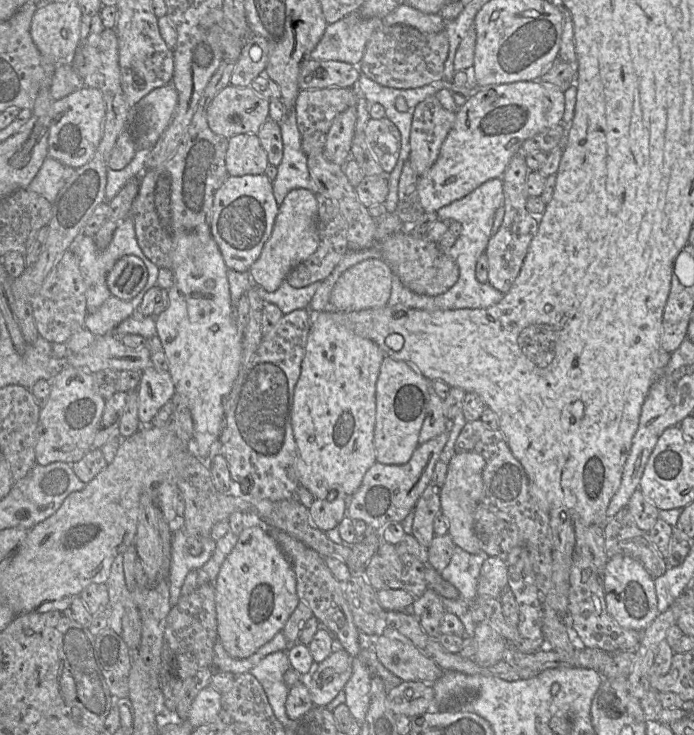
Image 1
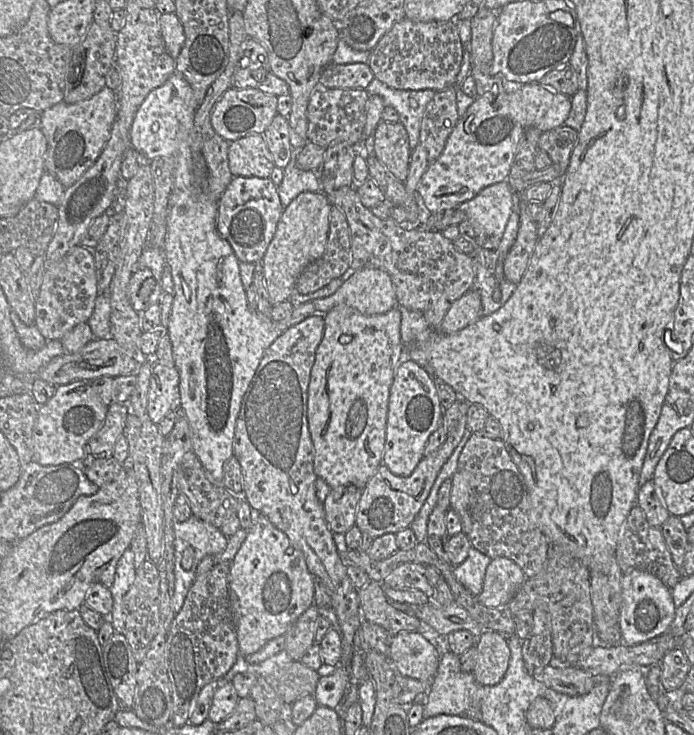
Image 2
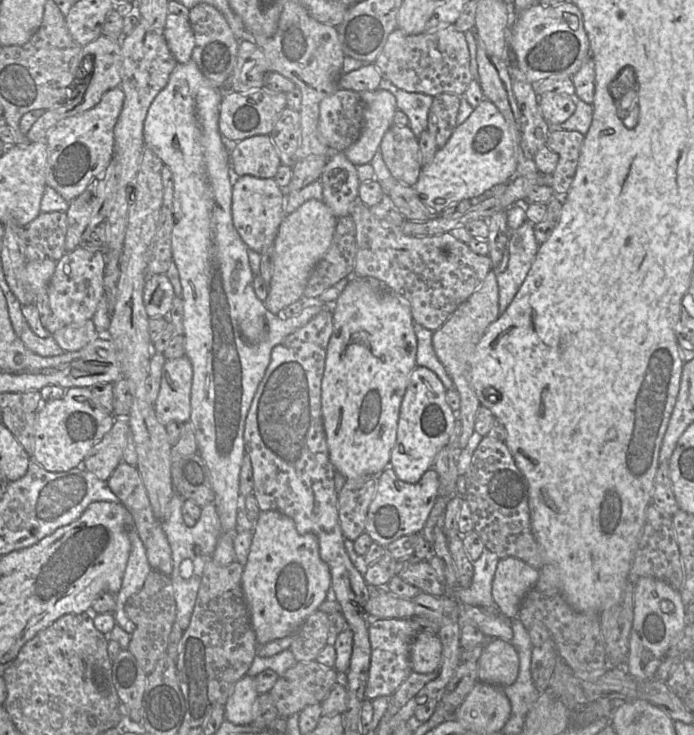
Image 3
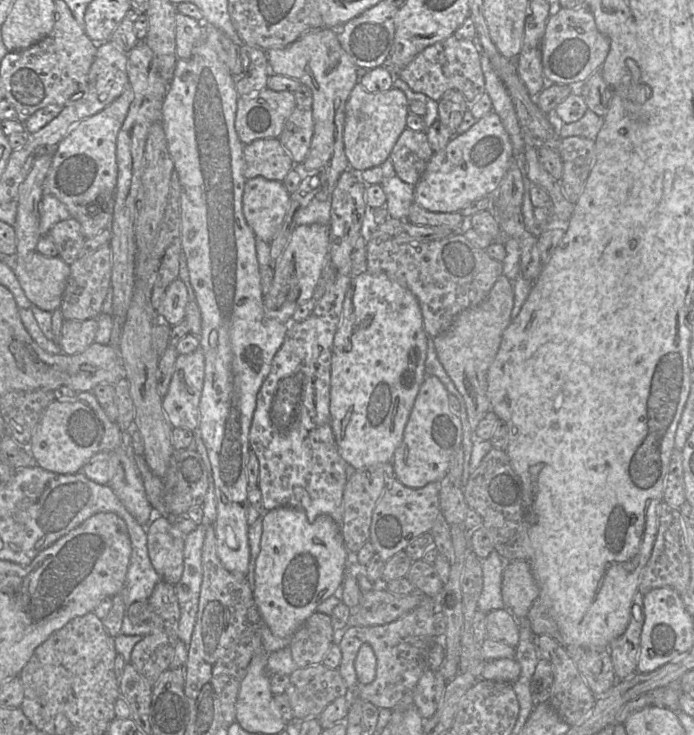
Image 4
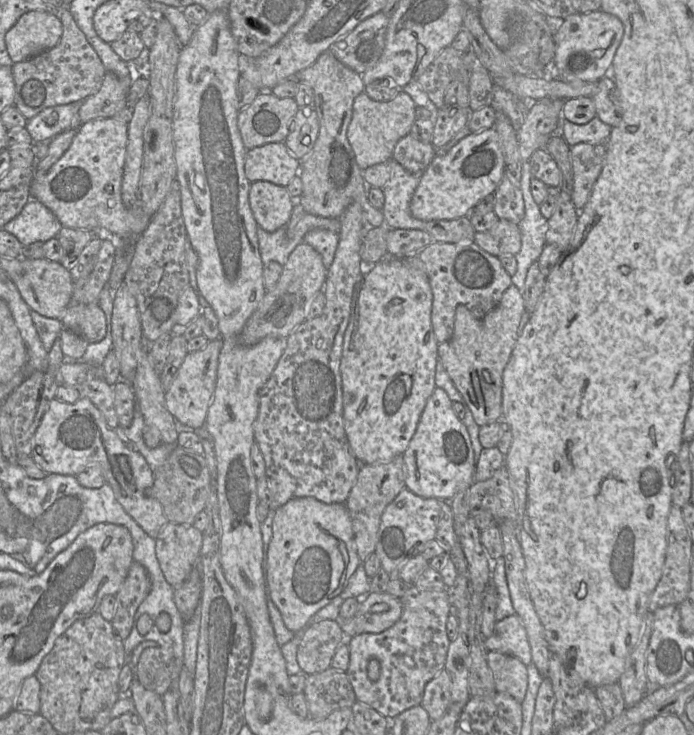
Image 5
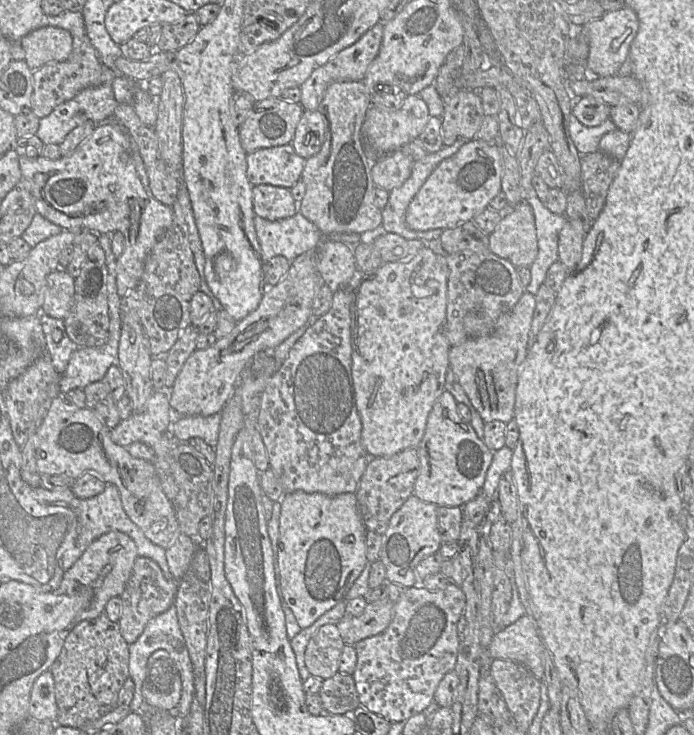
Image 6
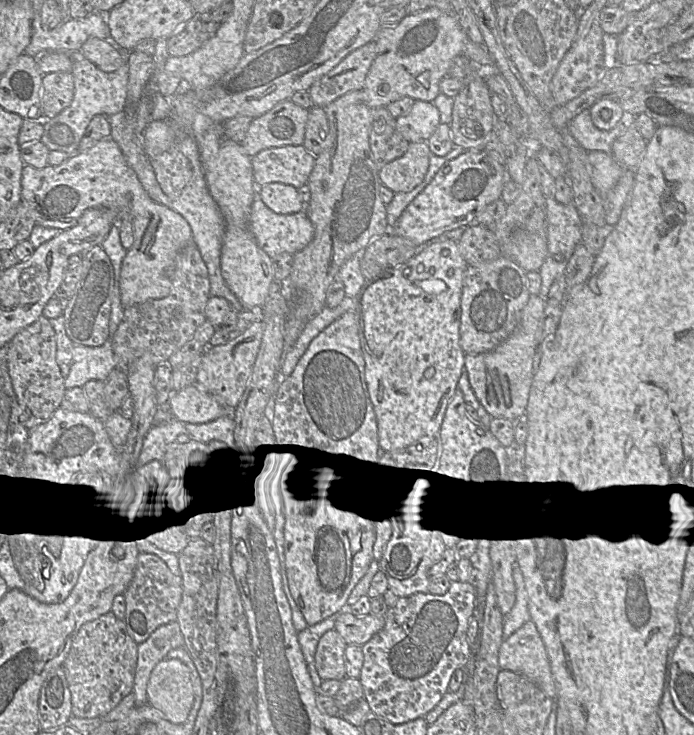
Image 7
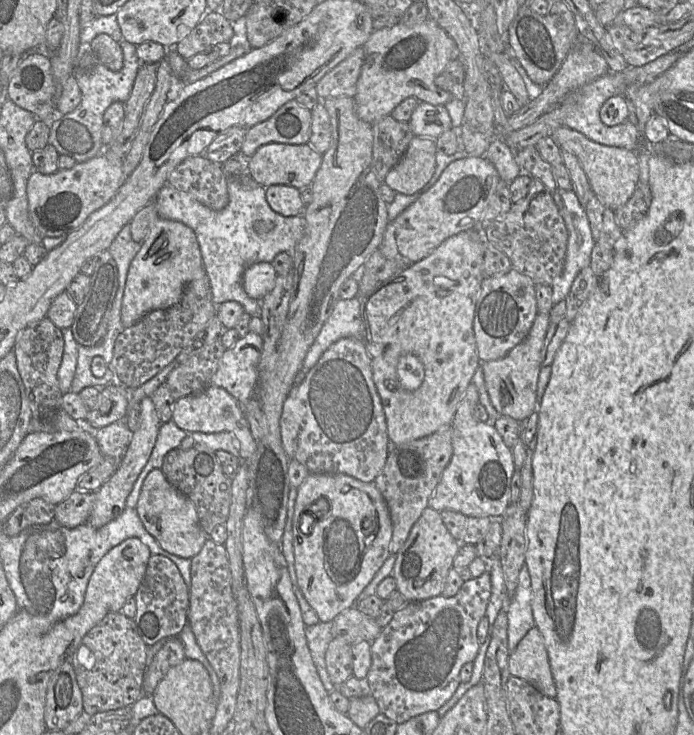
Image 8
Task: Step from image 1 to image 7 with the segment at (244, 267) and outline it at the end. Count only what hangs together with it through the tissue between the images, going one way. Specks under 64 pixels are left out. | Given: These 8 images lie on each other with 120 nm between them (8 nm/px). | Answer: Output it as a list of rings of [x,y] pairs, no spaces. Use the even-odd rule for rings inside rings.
[[[269,183],[257,189],[264,204],[273,212],[291,215],[305,211],[298,189],[282,183]]]

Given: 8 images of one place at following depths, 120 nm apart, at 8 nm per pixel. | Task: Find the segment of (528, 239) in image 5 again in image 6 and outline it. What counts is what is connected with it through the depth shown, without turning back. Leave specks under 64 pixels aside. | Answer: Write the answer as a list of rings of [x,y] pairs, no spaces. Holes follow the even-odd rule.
[[[534,188],[529,189],[525,201],[533,210],[538,242],[538,255],[530,266],[531,280],[525,291],[536,295],[545,280],[548,269],[559,260],[559,233],[569,221],[564,214],[554,214],[547,209]]]

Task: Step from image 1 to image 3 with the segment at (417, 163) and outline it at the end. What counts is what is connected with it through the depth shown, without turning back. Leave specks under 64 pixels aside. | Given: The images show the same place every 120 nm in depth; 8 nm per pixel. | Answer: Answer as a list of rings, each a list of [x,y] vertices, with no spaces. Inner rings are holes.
[[[442,93],[433,97],[428,114],[427,131],[435,138],[438,148],[442,148],[457,127],[460,97],[452,93]]]

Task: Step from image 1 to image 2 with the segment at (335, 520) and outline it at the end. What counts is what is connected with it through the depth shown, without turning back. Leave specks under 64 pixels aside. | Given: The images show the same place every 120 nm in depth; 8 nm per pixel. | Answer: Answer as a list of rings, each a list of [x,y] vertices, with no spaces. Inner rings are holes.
[[[354,485],[333,488],[323,501],[326,522],[333,533],[345,534],[356,525],[356,512],[363,488]]]

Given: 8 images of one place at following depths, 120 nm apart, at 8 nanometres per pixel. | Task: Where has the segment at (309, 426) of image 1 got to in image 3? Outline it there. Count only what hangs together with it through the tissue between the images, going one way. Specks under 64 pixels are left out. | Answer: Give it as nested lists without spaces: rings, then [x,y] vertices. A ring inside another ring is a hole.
[[[351,277],[332,305],[333,333],[321,383],[321,411],[329,458],[347,480],[380,474],[389,467],[396,441],[400,404],[412,371],[417,367],[417,338],[408,305],[384,283],[372,277]]]

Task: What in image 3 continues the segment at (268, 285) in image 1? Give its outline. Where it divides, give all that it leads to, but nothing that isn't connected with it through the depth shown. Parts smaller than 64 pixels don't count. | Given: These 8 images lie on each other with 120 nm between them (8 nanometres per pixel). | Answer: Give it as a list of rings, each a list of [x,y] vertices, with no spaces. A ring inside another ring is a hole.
[[[310,199],[287,214],[274,240],[275,257],[266,308],[273,314],[303,298],[309,276],[330,248],[337,217],[324,201]]]

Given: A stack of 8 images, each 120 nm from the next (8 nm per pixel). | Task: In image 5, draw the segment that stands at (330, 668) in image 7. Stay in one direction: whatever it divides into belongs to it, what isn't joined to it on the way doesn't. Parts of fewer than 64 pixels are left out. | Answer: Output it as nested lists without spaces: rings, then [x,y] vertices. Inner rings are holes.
[[[335,620],[311,624],[304,632],[297,649],[297,661],[307,675],[325,671],[343,642],[343,632]]]

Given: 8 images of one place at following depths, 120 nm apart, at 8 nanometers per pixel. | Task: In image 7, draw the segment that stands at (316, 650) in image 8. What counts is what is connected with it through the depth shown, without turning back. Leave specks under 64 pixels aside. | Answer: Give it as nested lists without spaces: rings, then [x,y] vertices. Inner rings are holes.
[[[338,614],[331,615],[319,623],[308,626],[297,634],[297,639],[307,663],[311,679],[316,688],[319,688],[322,682],[315,667],[315,652],[317,644],[326,631],[334,629],[337,616]]]

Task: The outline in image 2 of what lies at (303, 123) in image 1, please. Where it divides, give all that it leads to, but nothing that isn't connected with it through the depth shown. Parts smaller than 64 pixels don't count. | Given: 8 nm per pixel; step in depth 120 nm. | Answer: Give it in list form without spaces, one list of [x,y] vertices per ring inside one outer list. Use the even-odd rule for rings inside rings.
[[[318,84],[310,96],[307,108],[308,141],[324,148],[341,142],[361,147],[368,94],[363,88],[326,88]]]

